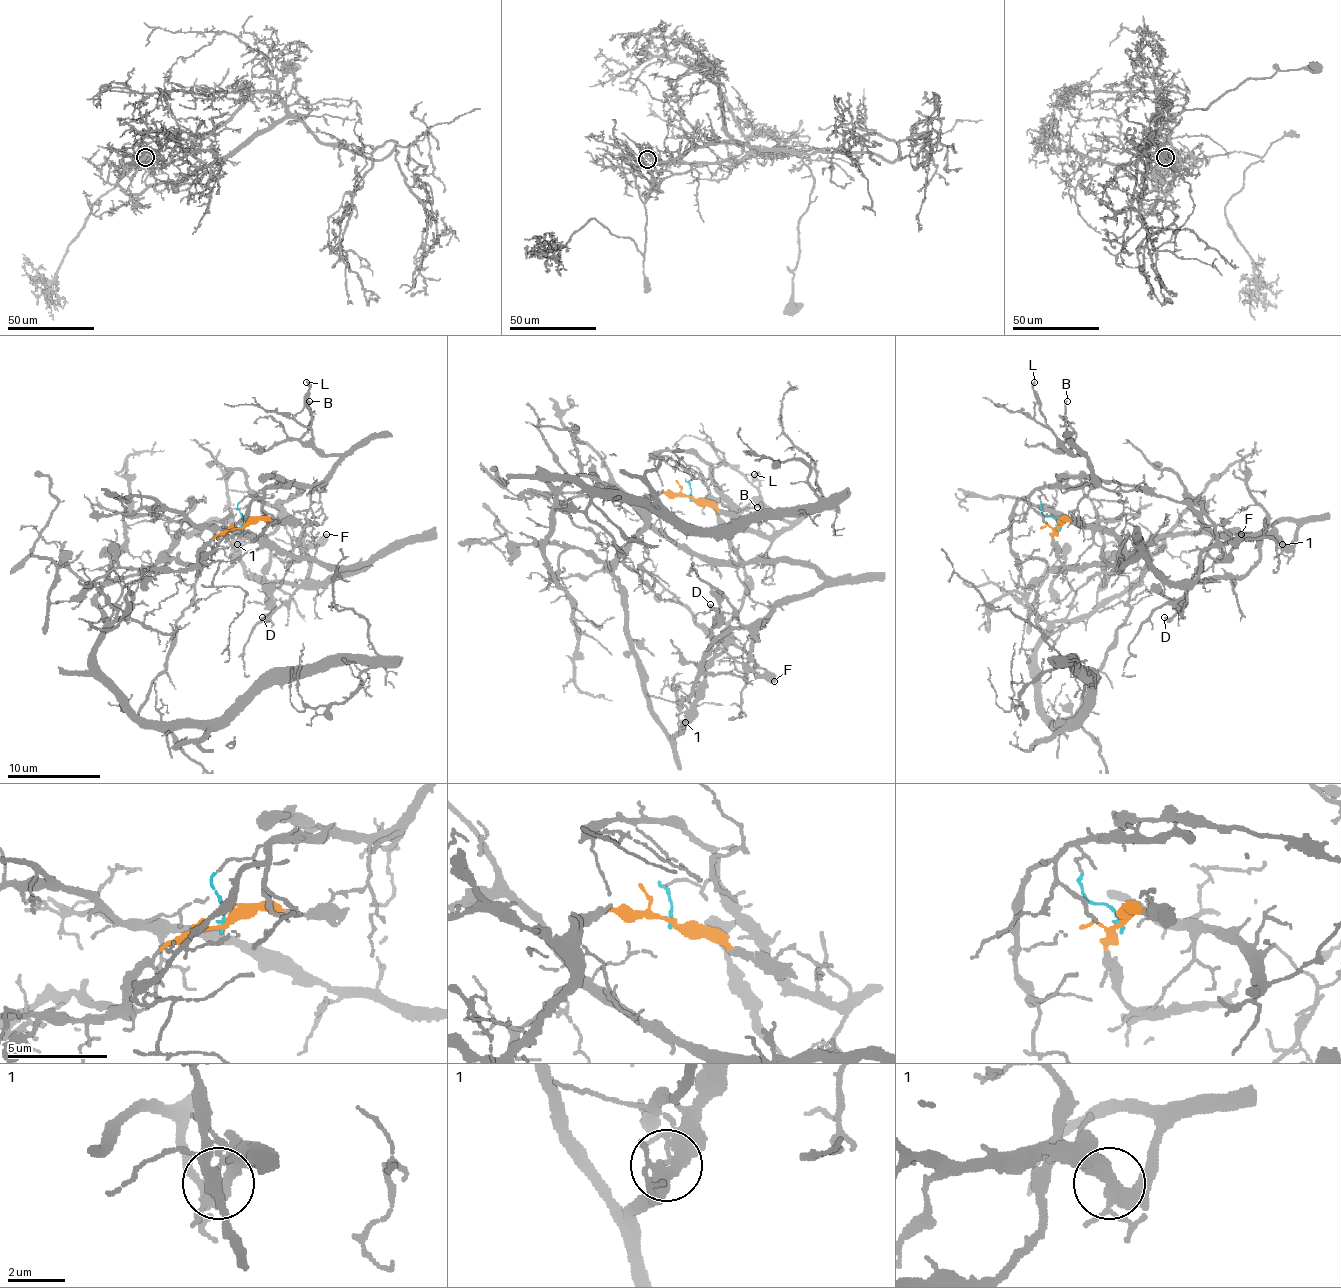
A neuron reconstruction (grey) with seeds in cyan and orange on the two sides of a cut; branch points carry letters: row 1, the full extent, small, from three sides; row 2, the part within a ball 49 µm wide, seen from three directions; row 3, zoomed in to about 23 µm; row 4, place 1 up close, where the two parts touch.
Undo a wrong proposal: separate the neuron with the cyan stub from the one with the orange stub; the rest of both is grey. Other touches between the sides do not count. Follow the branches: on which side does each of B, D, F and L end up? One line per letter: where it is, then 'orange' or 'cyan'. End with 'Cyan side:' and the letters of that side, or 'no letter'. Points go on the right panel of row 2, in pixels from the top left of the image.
B: at (1067, 401); cyan
D: at (1164, 617); orange
F: at (1241, 534); orange
L: at (1034, 382); cyan
Cyan side: B, L

